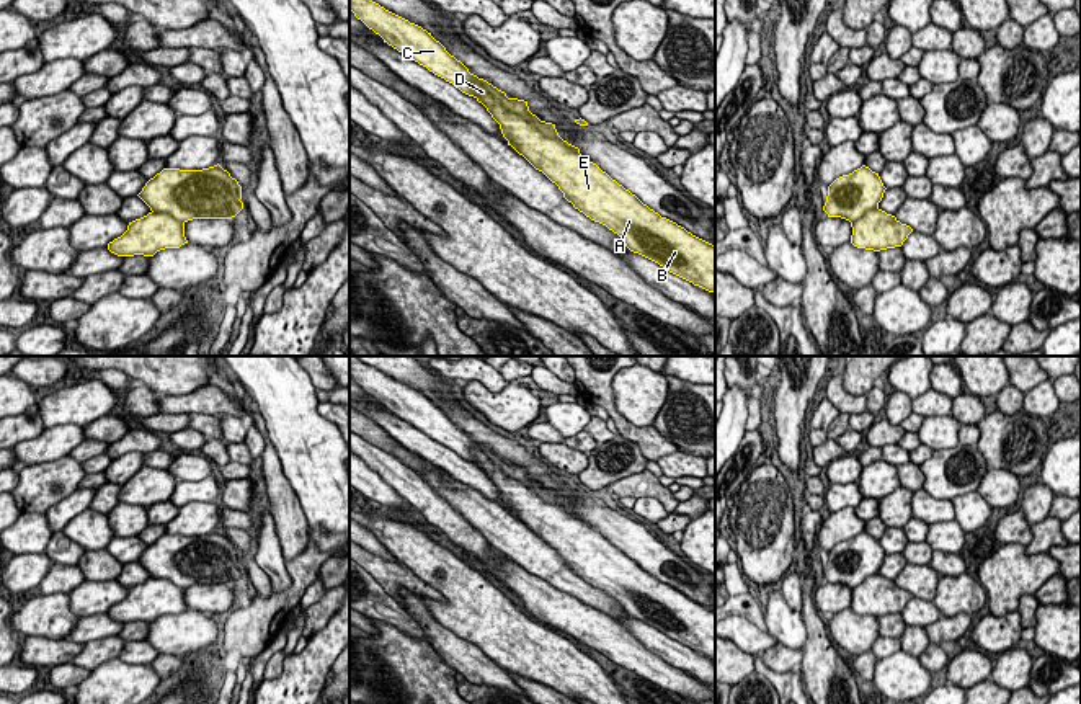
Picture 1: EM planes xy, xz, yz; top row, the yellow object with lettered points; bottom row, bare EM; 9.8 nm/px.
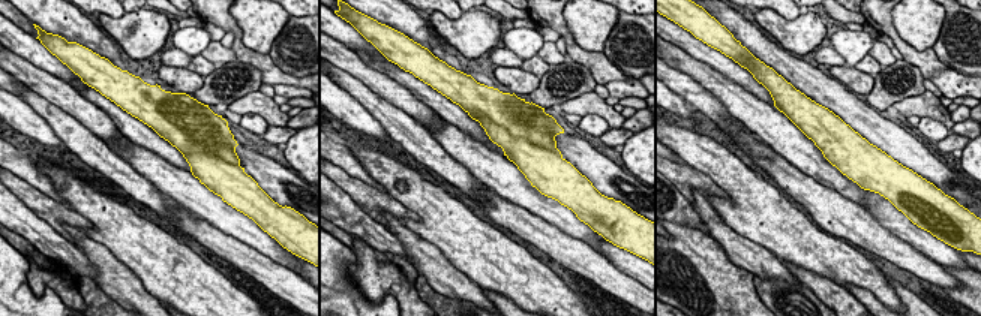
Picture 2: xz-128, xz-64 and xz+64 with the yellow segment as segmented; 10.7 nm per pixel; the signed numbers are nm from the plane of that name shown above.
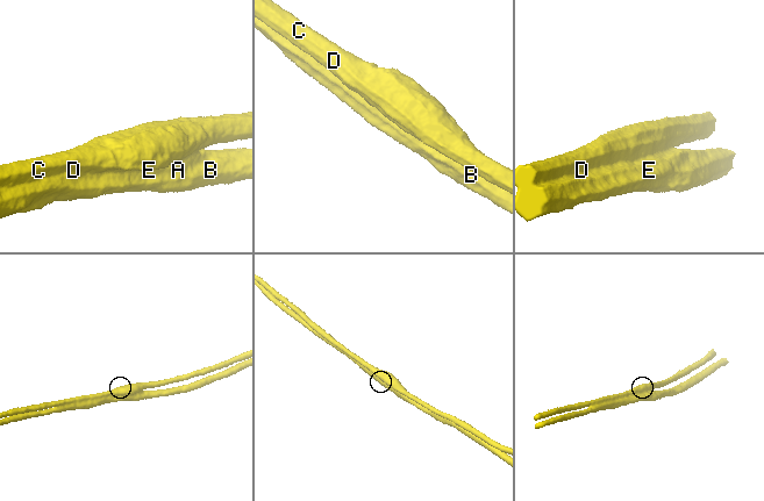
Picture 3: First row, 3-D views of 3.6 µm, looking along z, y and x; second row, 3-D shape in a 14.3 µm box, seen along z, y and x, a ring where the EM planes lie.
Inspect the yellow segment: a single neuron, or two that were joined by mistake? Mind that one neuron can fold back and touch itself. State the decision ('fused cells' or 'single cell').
fused cells

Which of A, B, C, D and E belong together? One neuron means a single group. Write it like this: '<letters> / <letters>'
A B D E / C

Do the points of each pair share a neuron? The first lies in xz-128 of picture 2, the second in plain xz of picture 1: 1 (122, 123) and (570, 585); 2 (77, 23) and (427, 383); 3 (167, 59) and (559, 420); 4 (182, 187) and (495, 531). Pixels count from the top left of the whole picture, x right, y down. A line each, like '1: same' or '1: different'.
1: different
2: same
3: different
4: same

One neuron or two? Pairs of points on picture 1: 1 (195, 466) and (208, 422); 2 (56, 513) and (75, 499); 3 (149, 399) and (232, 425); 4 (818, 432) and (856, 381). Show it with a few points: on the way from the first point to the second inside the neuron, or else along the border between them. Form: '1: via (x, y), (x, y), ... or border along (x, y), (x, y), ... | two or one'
1: border along (183, 451), (198, 451), (211, 461) | two
2: via (61, 513), (71, 503) | one
3: via (170, 397), (180, 399), (211, 423) | one
4: via (831, 418), (851, 399), (851, 394) | one

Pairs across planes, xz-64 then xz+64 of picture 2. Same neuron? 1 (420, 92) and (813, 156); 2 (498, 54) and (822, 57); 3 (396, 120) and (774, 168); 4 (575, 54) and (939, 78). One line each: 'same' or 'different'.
1: different
2: same
3: different
4: different

